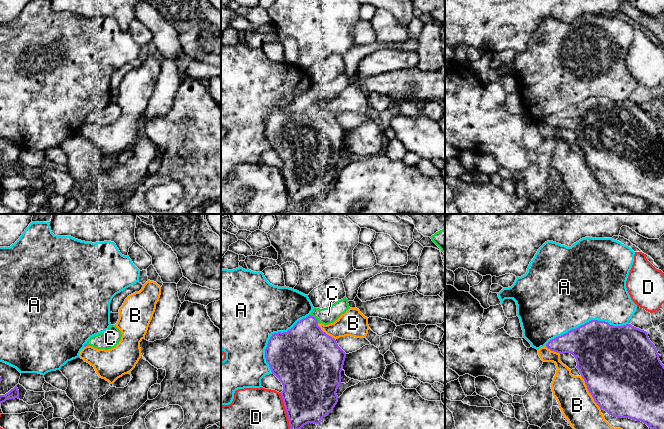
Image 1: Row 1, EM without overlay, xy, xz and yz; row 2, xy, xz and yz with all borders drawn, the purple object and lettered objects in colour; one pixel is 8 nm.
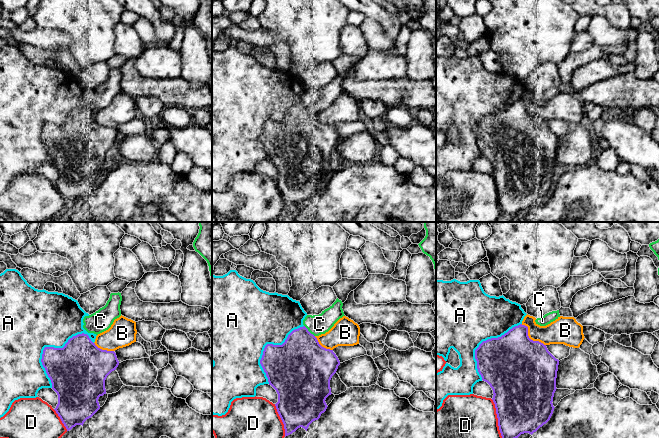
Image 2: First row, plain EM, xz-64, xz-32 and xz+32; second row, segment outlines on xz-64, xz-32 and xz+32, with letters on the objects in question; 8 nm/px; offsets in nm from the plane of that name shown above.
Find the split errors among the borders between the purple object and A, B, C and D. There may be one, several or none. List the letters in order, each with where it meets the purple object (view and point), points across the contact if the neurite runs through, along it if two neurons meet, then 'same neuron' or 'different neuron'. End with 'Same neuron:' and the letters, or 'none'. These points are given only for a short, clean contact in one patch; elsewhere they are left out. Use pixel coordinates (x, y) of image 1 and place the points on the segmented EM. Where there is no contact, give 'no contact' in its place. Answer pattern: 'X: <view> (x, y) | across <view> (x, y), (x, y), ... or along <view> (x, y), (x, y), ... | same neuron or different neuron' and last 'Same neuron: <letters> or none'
A: yz (587, 322) | different neuron
B: yz (589, 392) | different neuron
C: xz (315, 318) | same neuron
D: xz (286, 411) | different neuron
Same neuron: C

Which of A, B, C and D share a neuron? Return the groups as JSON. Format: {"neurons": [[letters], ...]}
{"neurons": [["A"], ["B"], ["C"], ["D"]]}

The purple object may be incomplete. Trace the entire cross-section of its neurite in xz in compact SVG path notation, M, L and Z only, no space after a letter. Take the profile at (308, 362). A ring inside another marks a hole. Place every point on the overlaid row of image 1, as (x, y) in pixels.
M344 297L327 308L314 308L309 316L298 321L287 332L272 334L265 349L266 362L283 385L281 397L288 416L290 429L301 429L308 423L319 424L324 416L328 415L338 402L336 394L341 383L346 353L338 346L336 340L327 335L318 326L319 323L328 325L334 323L350 307L348 299Z

